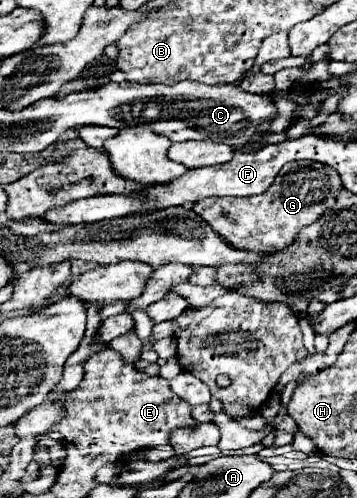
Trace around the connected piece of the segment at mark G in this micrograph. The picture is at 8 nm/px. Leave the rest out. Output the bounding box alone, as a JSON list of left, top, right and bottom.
[193,163,341,251]

